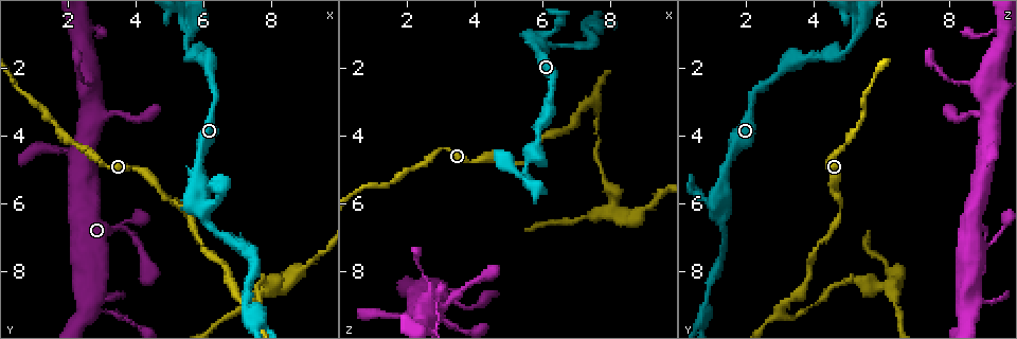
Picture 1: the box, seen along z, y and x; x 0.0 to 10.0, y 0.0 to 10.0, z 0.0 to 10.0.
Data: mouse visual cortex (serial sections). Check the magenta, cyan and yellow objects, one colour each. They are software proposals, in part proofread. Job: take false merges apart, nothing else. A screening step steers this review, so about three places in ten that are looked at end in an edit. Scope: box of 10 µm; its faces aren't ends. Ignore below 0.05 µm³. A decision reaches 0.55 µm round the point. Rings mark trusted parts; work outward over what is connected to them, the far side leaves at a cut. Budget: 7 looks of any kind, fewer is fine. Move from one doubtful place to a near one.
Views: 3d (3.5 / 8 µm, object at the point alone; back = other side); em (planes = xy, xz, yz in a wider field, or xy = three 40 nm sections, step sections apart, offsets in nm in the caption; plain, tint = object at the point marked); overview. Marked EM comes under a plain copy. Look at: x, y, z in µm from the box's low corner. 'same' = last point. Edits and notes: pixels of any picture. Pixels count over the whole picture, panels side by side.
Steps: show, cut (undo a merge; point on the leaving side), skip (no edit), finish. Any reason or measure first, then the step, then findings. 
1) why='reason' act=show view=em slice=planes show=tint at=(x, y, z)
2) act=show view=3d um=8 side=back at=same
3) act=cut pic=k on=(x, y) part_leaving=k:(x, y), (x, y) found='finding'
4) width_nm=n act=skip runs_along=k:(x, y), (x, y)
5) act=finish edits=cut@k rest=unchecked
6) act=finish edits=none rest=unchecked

act=show view=3d um=3.5 at=(6.55, 7.05, 1.35)

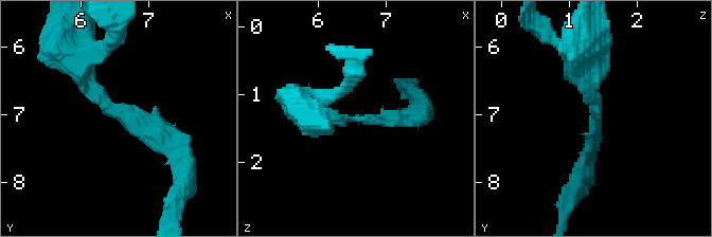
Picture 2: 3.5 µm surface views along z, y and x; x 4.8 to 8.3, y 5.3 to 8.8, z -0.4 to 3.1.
arm_widths_nm=200,200 act=show view=em slice=xy step=2 show=tint at=(6.60, 7.05, 1.35)

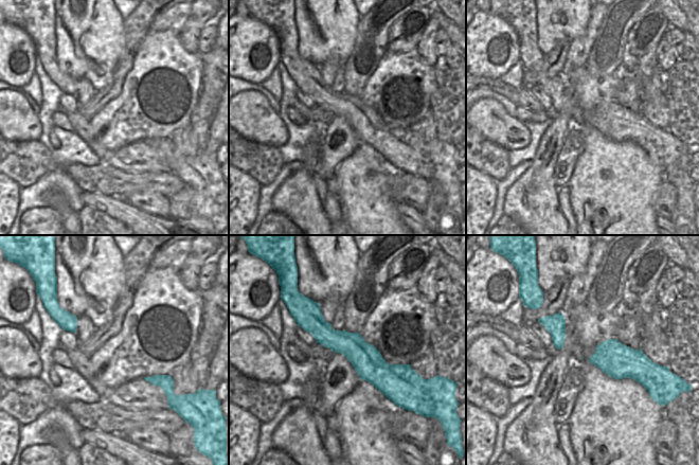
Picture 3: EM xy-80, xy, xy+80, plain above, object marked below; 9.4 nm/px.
act=skip runs_along=3:(302, 323), (351, 344), (375, 369), (401, 367) found='continuous, no second cell'

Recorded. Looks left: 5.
why='three arms meet' act=show view=3d um=3.5 at=(7.50, 9.00, 0.80)

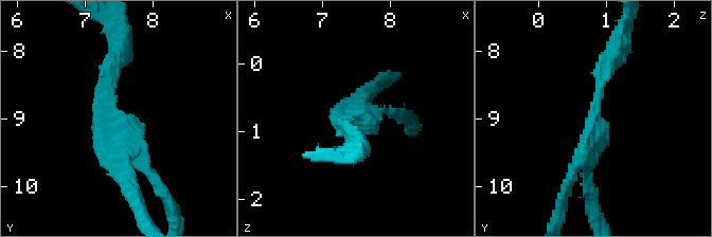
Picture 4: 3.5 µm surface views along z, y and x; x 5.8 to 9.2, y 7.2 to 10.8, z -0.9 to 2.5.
act=skip runs_along=4:(610, 56), (572, 174) found='all the same cell'

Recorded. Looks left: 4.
why='a fork' act=show view=3d um=8 at=(7.45, 9.20, 3.05)

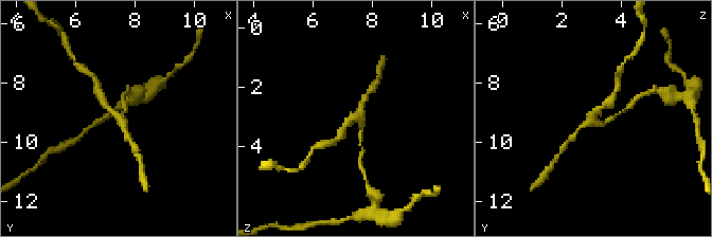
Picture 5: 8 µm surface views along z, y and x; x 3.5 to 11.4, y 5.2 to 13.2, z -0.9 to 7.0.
arms=3 arm_widths_nm=150,150,250 why='shape alone is not enough' act=show view=em slice=xy step=1 show=tint at=same

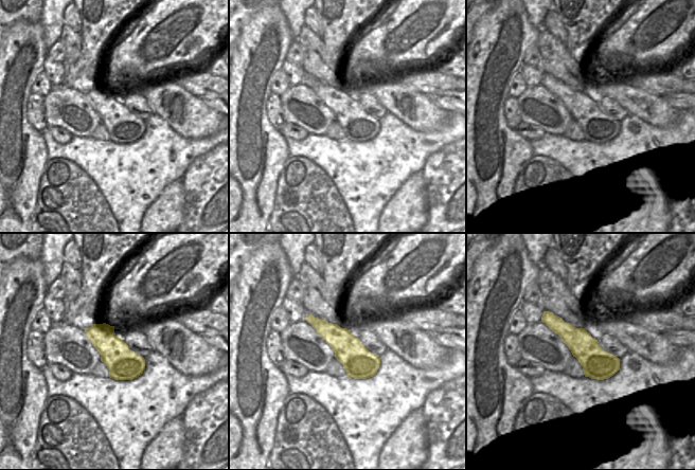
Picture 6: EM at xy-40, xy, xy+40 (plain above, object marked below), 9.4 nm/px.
act=skip runs_along=6:(546, 313), (602, 365), (617, 366) found='one cell here'

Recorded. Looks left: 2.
act=finish edits=none rest=unchecked

